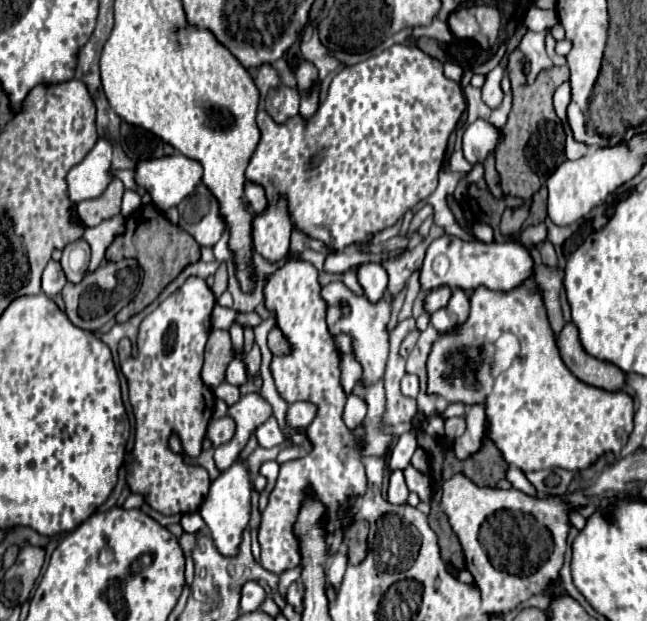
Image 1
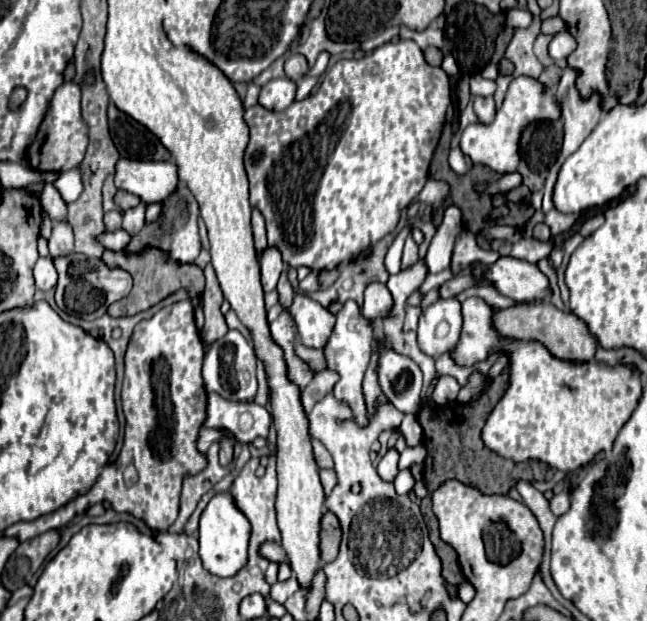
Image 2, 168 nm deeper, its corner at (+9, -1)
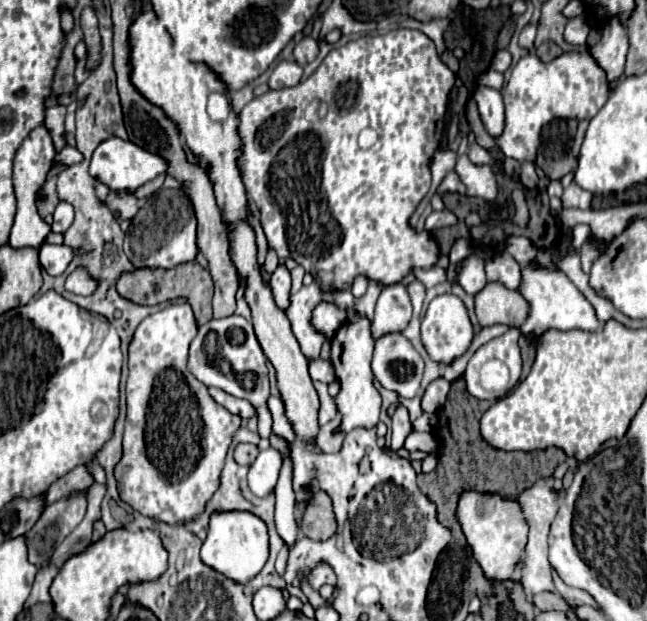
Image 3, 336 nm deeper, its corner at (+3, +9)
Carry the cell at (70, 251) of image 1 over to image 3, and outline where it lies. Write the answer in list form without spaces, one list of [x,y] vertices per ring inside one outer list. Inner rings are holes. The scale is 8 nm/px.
[[[61,200],[61,202],[57,204],[57,208],[55,208],[55,212],[53,212],[51,230],[63,234],[71,224],[73,224],[73,208],[71,208],[71,204],[67,204],[67,202]]]

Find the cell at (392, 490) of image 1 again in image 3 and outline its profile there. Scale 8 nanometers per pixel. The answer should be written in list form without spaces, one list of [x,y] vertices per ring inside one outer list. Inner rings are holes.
[[[397,404],[395,414],[391,416],[393,420],[393,436],[391,436],[391,450],[399,450],[403,446],[403,440],[407,438],[407,434],[411,432],[411,420],[409,420],[409,412],[403,404]]]

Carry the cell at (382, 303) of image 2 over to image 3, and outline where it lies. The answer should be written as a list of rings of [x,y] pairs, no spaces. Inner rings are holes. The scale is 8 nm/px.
[[[403,284],[383,288],[371,322],[373,338],[381,338],[391,332],[403,332],[409,320],[411,320],[411,300],[407,288]]]

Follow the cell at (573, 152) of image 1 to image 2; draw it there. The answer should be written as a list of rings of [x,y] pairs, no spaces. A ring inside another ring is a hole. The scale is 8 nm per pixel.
[[[571,68],[563,70],[563,78],[553,90],[553,96],[561,108],[561,120],[565,124],[563,148],[559,154],[559,162],[561,162],[585,142],[585,138],[597,126],[603,110],[599,108],[597,96],[589,100],[579,98],[579,92],[575,88],[575,72]]]

